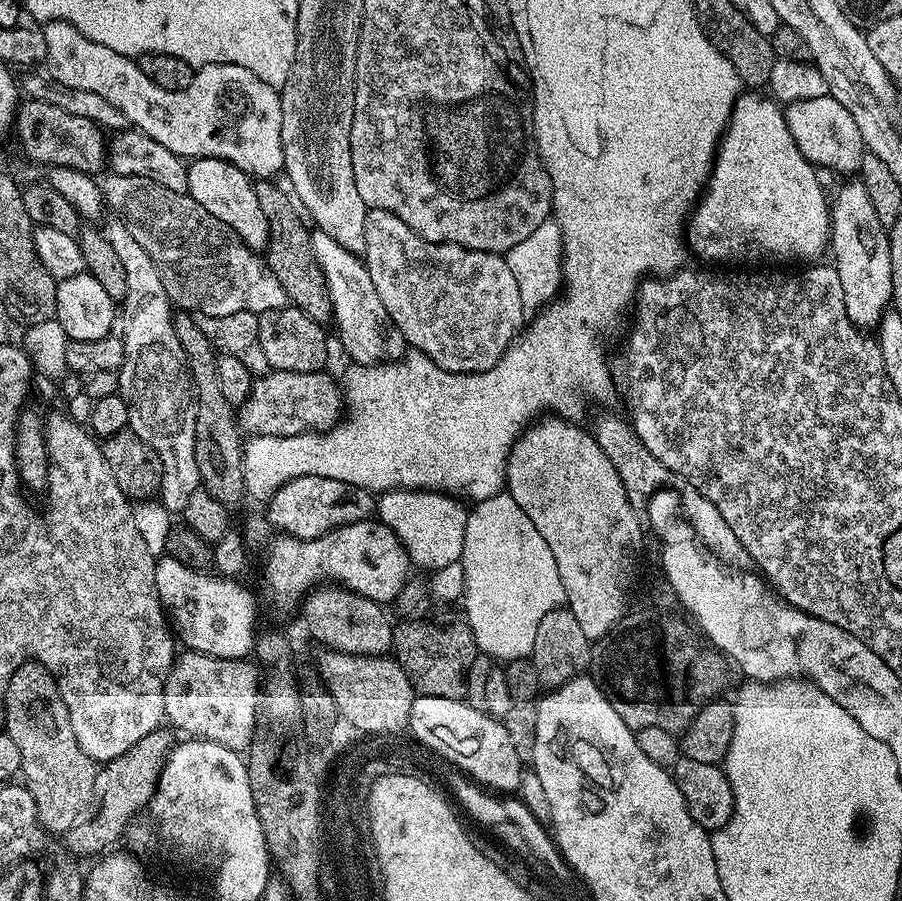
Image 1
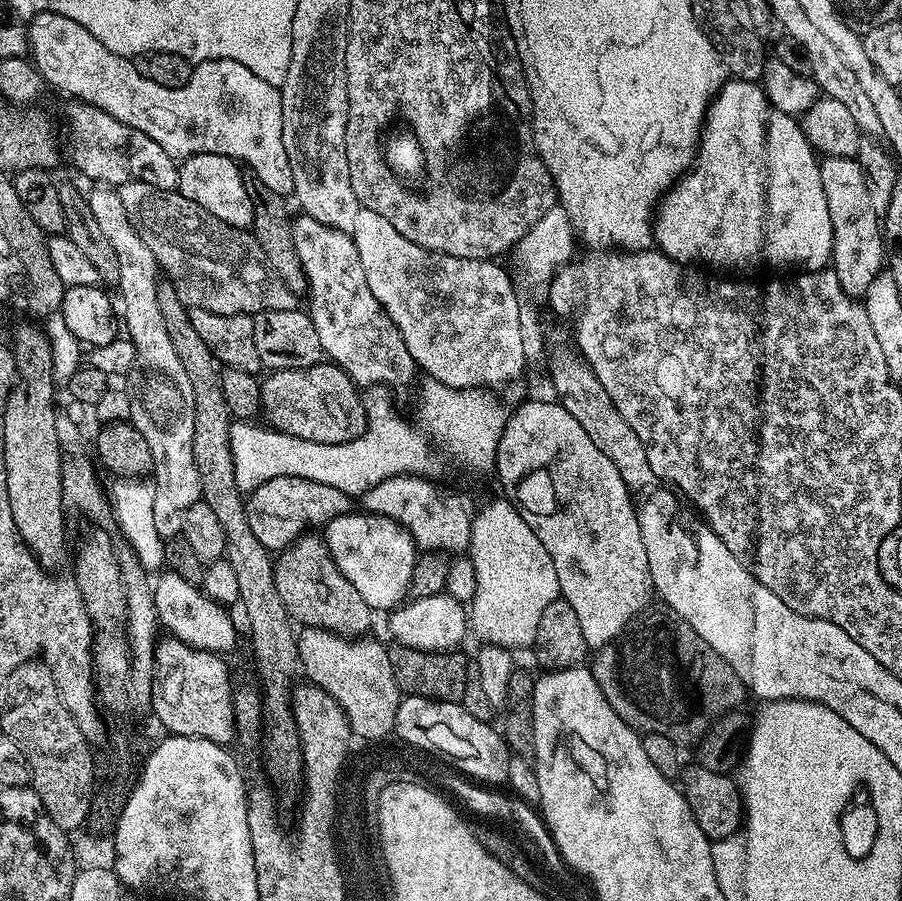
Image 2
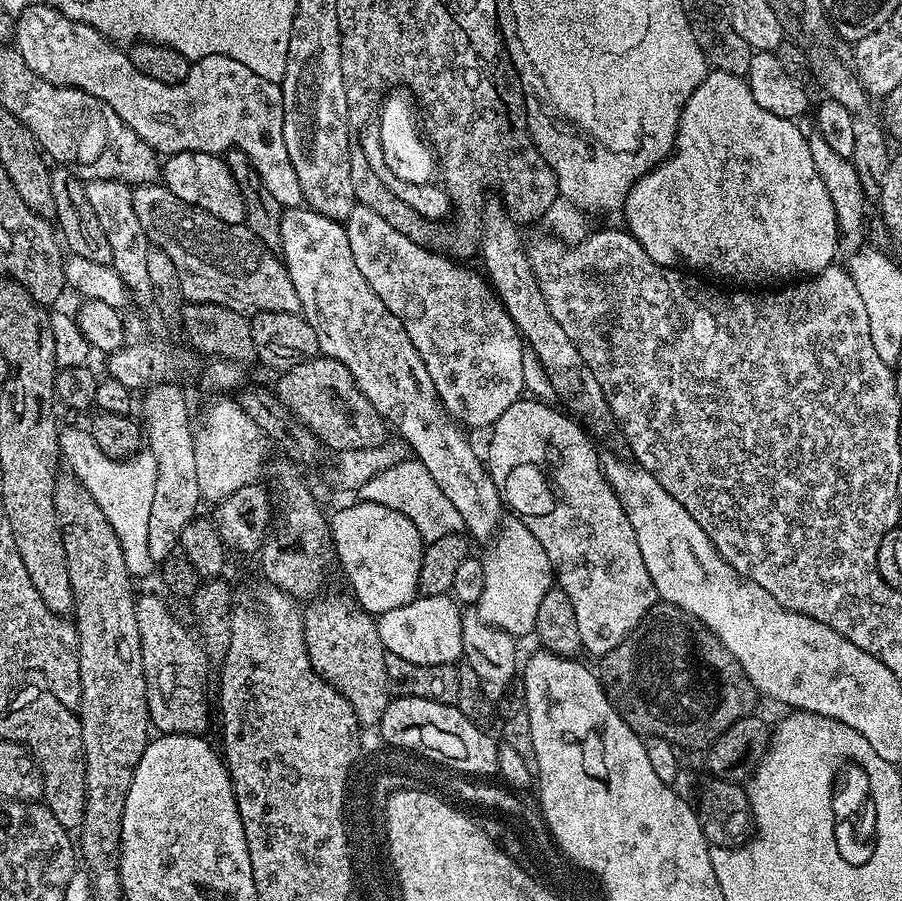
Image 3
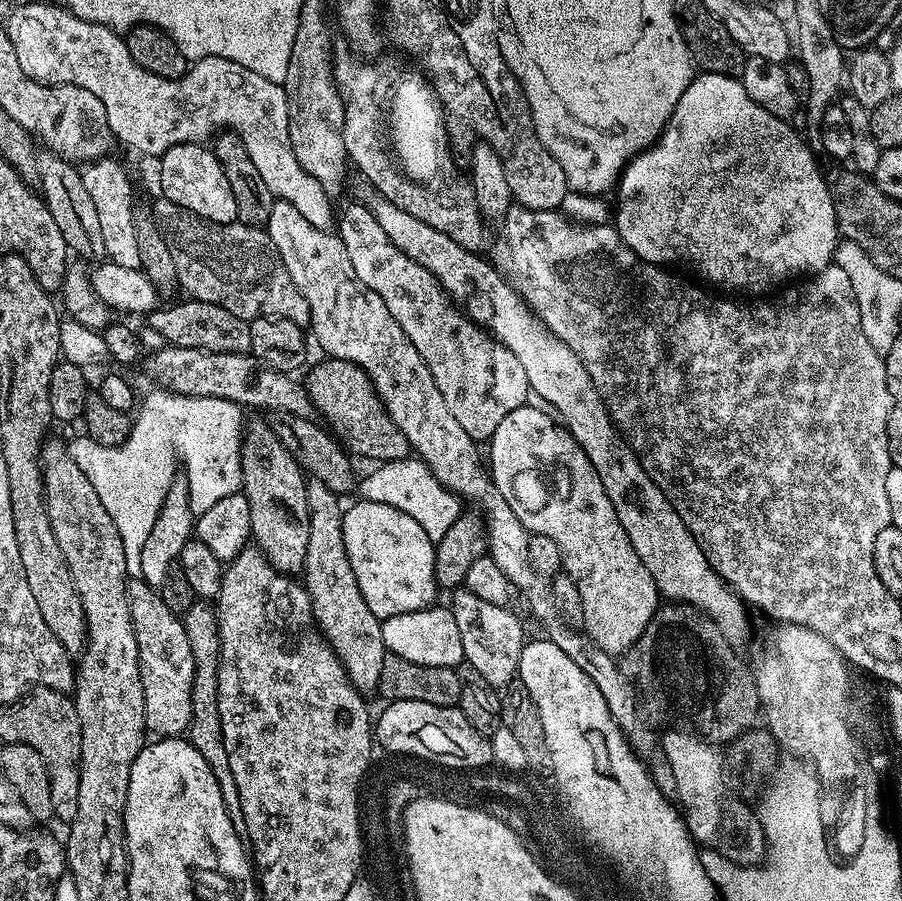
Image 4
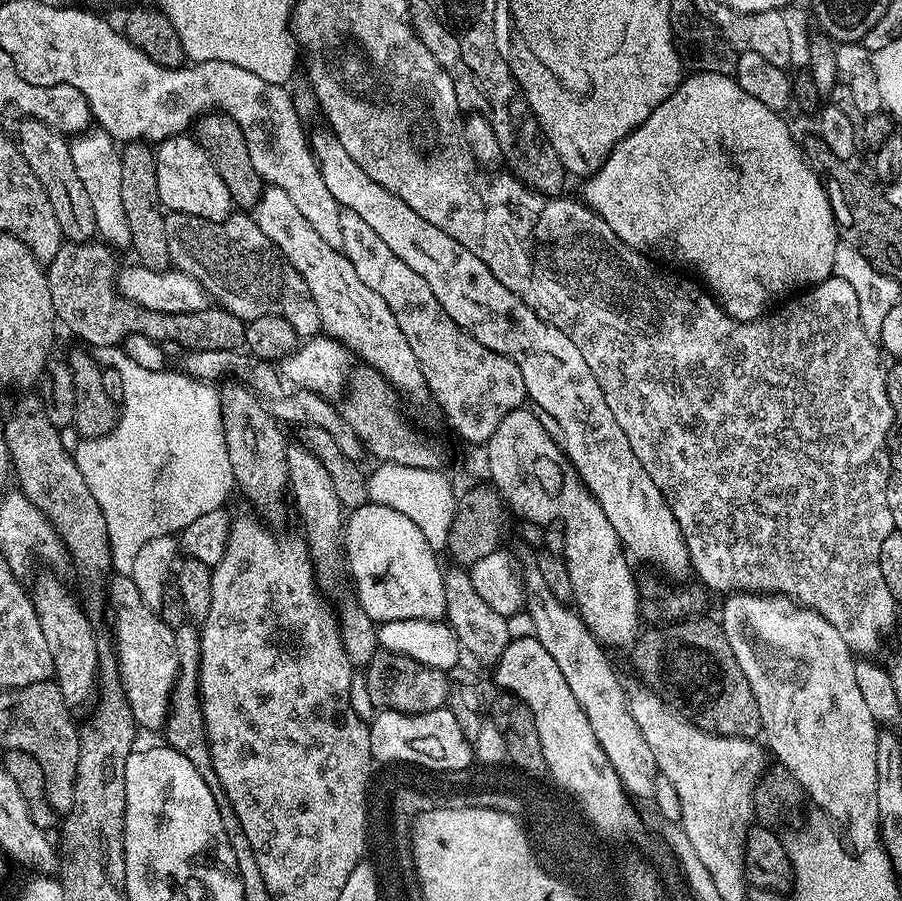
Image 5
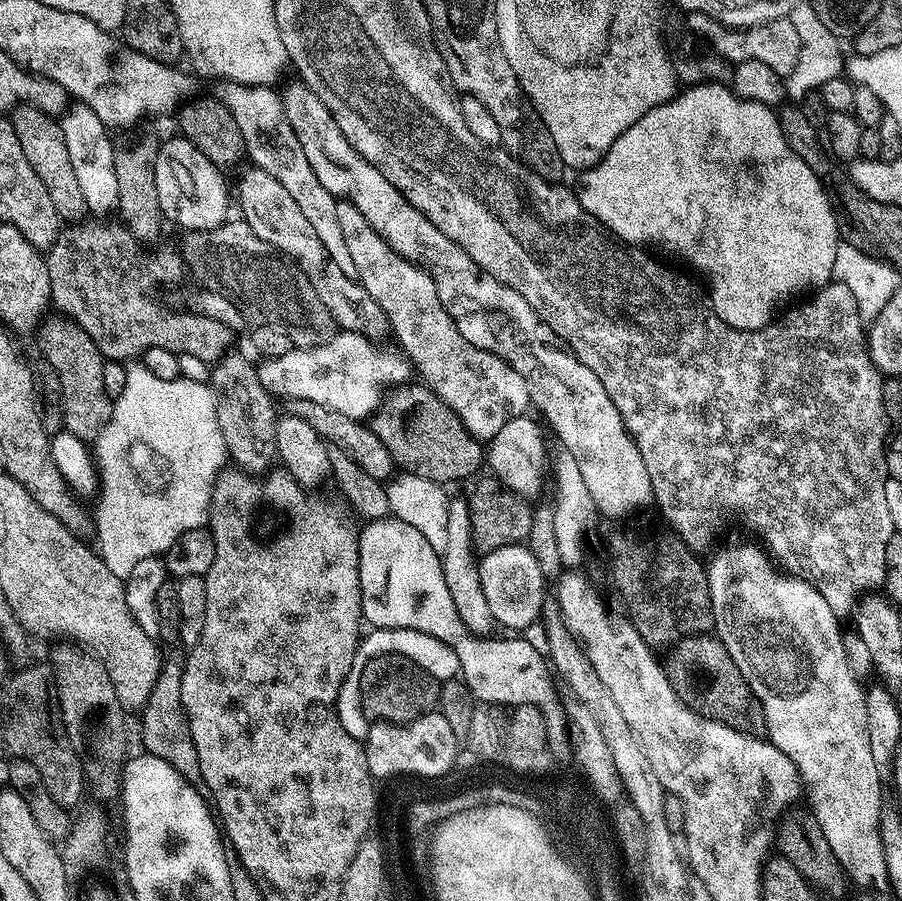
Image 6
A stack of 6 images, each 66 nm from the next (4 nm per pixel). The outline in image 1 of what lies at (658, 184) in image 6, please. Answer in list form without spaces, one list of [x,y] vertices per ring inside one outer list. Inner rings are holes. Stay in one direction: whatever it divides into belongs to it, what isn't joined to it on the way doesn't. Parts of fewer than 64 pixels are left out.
[[[748,90],[736,99],[732,117],[728,119],[728,127],[720,139],[720,147],[716,150],[716,161],[712,164],[712,172],[708,176],[708,183],[704,185],[700,199],[695,201],[694,207],[686,221],[686,244],[691,255],[701,256],[704,260],[804,260],[800,262],[816,262],[830,244],[830,200],[824,197],[824,188],[820,185],[817,169],[798,150],[798,142],[794,142],[794,134],[790,134],[790,126],[786,126],[784,108],[775,99],[761,94],[756,90]]]

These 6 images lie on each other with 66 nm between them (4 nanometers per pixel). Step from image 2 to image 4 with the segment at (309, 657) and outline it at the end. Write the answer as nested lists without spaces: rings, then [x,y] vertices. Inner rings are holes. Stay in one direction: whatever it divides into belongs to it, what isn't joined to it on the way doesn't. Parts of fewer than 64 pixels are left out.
[[[315,478],[309,479],[306,485],[310,542],[307,543],[306,558],[302,565],[302,583],[312,603],[312,616],[316,619],[320,635],[344,667],[348,683],[361,694],[372,694],[376,692],[386,655],[380,629],[382,621],[370,614],[370,606],[366,606],[362,590],[358,590],[354,570],[350,570],[350,560],[342,538],[344,518],[341,505],[336,505],[336,493]]]

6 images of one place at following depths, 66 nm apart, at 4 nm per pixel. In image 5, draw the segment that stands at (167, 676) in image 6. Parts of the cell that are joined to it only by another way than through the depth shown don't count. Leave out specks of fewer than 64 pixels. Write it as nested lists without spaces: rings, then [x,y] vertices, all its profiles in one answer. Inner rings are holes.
[[[185,622],[181,628],[175,629],[176,653],[180,673],[176,676],[176,685],[172,688],[168,719],[162,729],[167,747],[178,750],[206,778],[212,776],[212,759],[208,745],[208,731],[204,725],[204,715],[200,709],[200,634],[197,625]]]

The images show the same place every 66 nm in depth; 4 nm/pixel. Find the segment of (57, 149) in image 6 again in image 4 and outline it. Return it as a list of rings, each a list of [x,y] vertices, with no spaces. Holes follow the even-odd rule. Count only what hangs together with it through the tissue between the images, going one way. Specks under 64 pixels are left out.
[[[41,151],[37,155],[38,192],[44,205],[50,210],[58,230],[62,230],[62,238],[66,238],[69,253],[76,252],[85,261],[100,262],[105,259],[102,246],[102,229],[98,223],[98,214],[90,194],[86,191],[86,182],[80,177],[81,169],[77,165],[57,156],[55,152]]]

